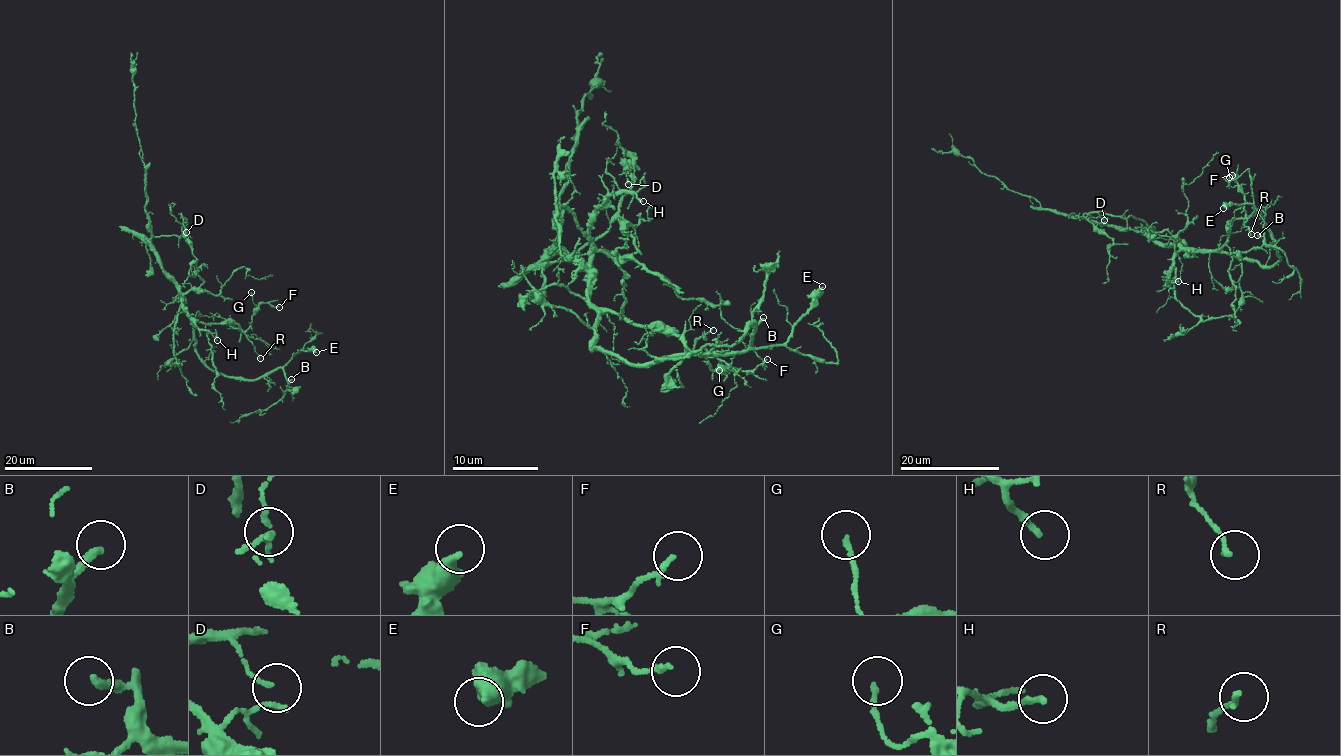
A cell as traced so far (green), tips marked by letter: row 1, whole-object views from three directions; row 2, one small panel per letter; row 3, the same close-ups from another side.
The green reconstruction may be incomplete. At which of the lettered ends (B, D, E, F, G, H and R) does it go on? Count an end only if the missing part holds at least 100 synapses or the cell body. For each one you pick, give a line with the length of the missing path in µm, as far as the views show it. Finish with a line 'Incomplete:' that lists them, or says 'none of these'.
Incomplete: none of these

